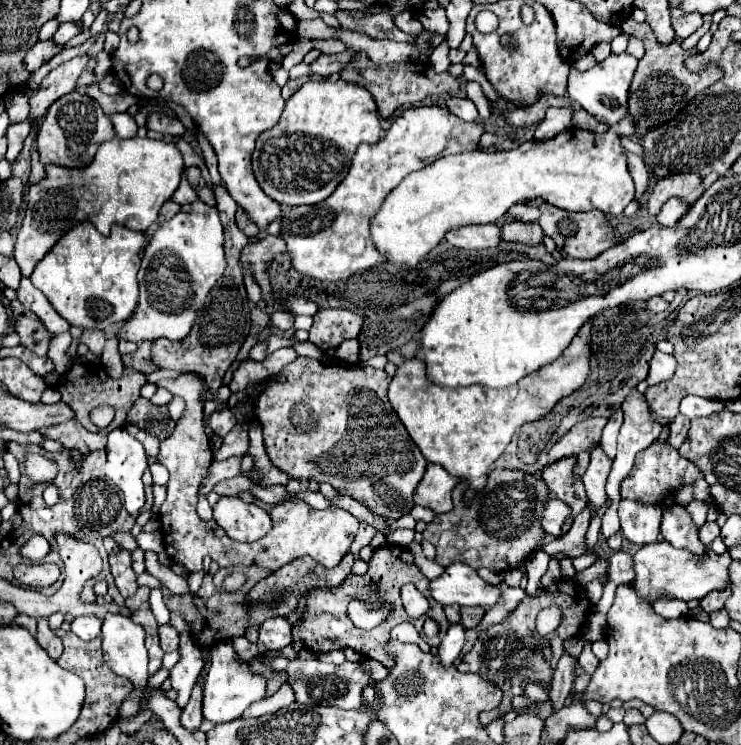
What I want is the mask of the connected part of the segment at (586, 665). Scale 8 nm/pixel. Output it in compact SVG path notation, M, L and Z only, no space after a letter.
M585 642L578 660L584 669L584 673L590 675L594 673L600 663L599 659L592 653L591 643L588 642Z

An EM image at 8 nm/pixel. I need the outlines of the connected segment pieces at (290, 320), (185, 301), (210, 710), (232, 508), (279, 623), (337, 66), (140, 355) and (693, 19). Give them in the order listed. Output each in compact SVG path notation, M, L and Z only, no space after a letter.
M274 311L272 315L272 325L286 331L286 329L292 329L294 327L294 317L292 315L286 315L286 311Z
M200 199L182 205L170 221L164 221L158 227L146 249L138 271L138 309L136 315L122 327L120 337L136 343L156 341L160 337L170 341L184 339L198 317L196 311L208 297L210 287L222 277L224 269L224 227L220 223L218 209L204 205Z
M222 641L212 649L212 665L206 675L204 699L202 699L202 715L212 723L228 723L238 719L248 705L266 697L266 679L250 671L250 663L240 663L234 657L234 649L230 641Z
M222 497L214 505L214 521L236 541L256 541L268 535L272 519L266 509L240 501L238 497Z
M284 617L266 619L260 629L258 643L264 645L268 651L280 651L292 643L292 625Z
M346 49L346 51L340 53L340 55L320 55L320 57L310 65L310 69L312 69L314 75L320 75L320 77L328 79L328 77L332 77L332 75L340 75L340 71L346 67L346 63L348 63L354 55L356 55L356 53L354 53L352 49Z
M142 343L138 345L138 349L134 353L128 353L128 355L122 355L122 361L126 367L130 369L136 369L140 373L150 373L156 369L156 365L150 361L150 347L152 343Z
M672 7L670 13L672 13L674 31L676 31L678 37L688 37L688 35L692 35L702 25L702 15L698 11L682 13L678 7Z

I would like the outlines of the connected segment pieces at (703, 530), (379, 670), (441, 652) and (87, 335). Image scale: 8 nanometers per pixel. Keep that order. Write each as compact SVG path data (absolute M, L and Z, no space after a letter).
M704 523L700 529L698 529L698 533L700 533L700 541L704 543L704 545L710 545L718 535L720 535L720 527L718 527L718 523Z
M368 659L368 661L366 661L366 669L368 669L368 673L370 673L370 677L372 677L374 681L380 681L380 679L386 679L386 677L388 677L388 669L382 667L382 663L378 663L378 661Z
M454 623L454 625L448 627L446 637L438 645L438 657L442 659L442 663L446 667L452 665L458 659L458 655L462 651L462 645L464 645L464 633L466 633L464 627L460 623Z
M86 329L82 333L82 339L79 342L86 343L90 347L90 351L94 353L102 353L102 347L104 347L104 331L92 331L92 329Z

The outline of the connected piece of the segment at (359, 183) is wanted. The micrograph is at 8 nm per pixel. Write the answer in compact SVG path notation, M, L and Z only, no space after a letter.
M446 105L410 107L402 111L384 139L374 145L362 143L356 149L348 175L328 199L318 205L294 207L282 219L282 237L286 239L294 269L318 281L338 281L384 263L384 255L376 251L376 245L370 239L370 219L380 209L386 195L408 173L418 171L444 155L478 151L482 133L482 123L462 121L452 115Z

